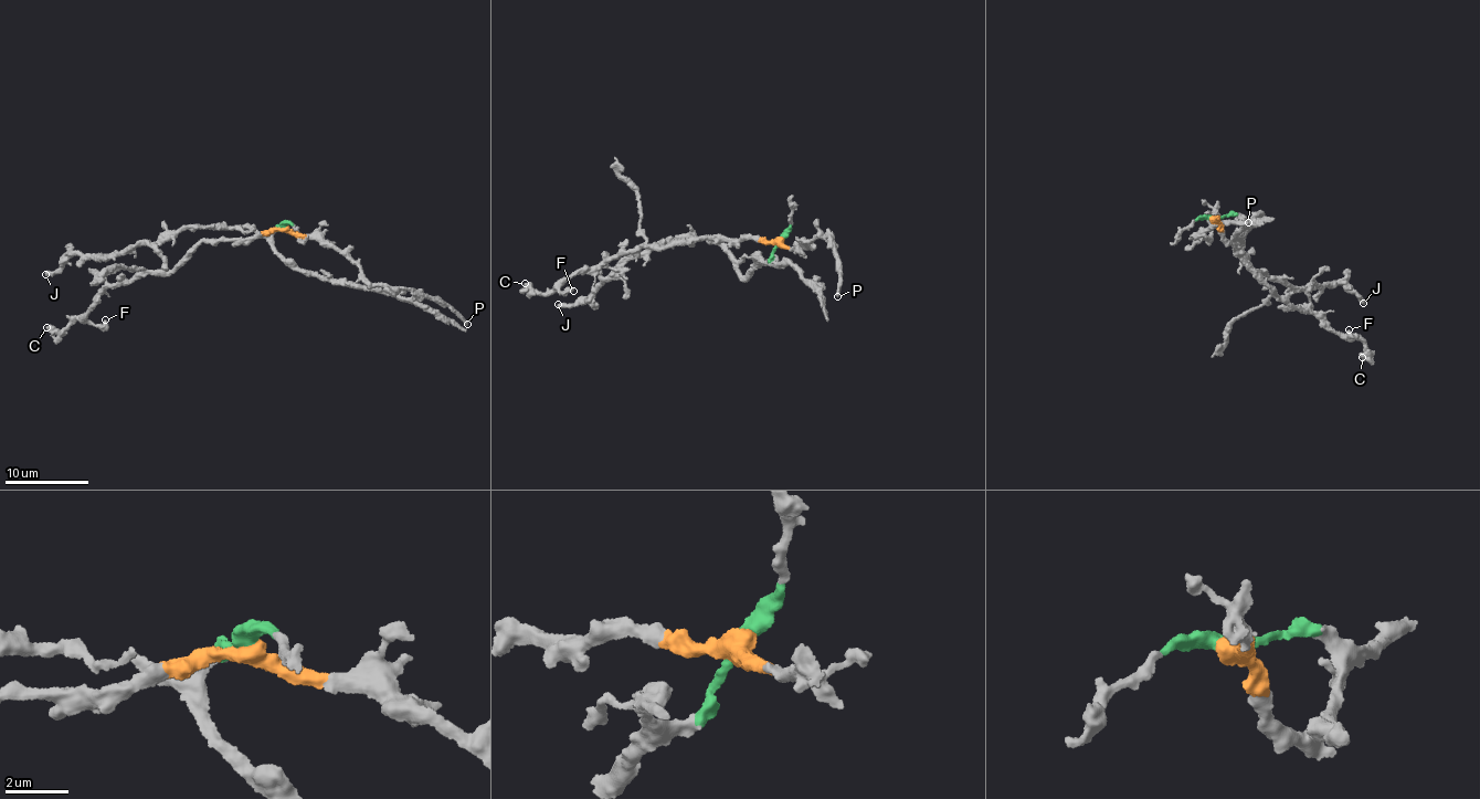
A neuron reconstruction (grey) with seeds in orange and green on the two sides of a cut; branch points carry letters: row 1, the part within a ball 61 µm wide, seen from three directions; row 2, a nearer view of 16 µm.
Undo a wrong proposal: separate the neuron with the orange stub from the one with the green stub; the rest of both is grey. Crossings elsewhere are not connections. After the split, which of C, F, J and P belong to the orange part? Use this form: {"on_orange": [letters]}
{"on_orange": ["C", "F", "P"]}

